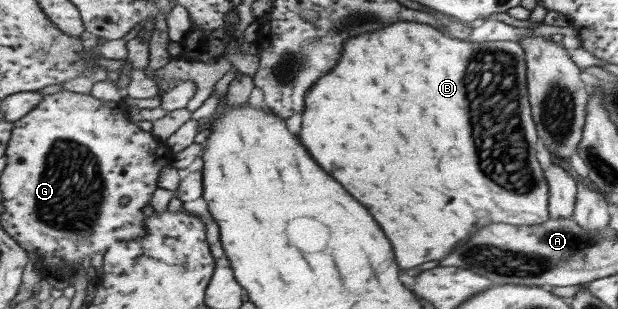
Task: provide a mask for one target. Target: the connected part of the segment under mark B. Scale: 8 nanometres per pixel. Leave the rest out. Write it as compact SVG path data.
M398 21L394 24L388 24L390 27L384 29L371 31L368 35L360 35L360 37L350 37L345 43L342 61L340 65L334 68L332 73L328 73L323 78L320 78L316 82L316 87L312 87L310 95L307 95L308 105L306 105L306 113L304 115L304 125L302 125L302 135L300 139L304 139L304 145L308 147L308 151L312 151L312 155L316 155L316 161L330 173L334 175L334 179L340 179L340 183L344 183L344 187L348 187L348 191L352 191L352 195L356 195L356 199L360 199L360 203L364 203L372 215L376 215L376 221L380 223L380 227L384 227L384 231L388 231L388 239L392 239L392 245L396 247L396 259L400 259L400 265L404 269L414 269L422 263L428 263L428 261L440 261L444 257L448 257L452 251L454 251L454 243L460 243L462 239L466 239L470 233L474 233L476 229L482 229L490 223L508 223L516 226L524 225L540 225L547 221L547 199L548 199L548 184L542 175L542 169L540 165L536 163L534 159L534 143L536 143L536 131L534 131L534 123L530 119L530 109L528 109L528 80L527 80L527 51L520 42L516 41L472 41L468 43L467 39L452 39L452 37L446 37L442 31L430 27L430 24L422 24L412 21Z

